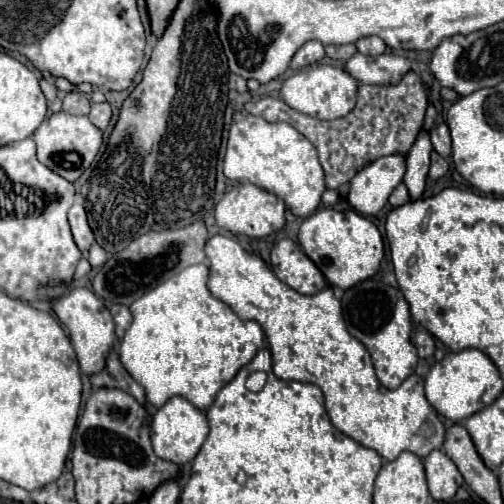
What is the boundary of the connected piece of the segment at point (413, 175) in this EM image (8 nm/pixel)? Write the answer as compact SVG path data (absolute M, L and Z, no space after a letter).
M422 128L418 132L414 146L410 148L408 162L406 162L406 176L404 176L404 184L408 186L412 200L420 198L424 192L424 184L426 184L426 176L430 168L430 152L432 152L430 134L428 130Z

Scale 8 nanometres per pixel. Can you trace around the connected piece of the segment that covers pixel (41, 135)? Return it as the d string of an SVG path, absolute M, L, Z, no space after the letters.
M56 112L48 116L38 130L34 130L34 142L36 142L36 156L38 160L60 174L62 178L74 182L82 176L82 172L90 166L94 156L98 154L98 148L102 146L102 132L88 120L88 116L72 116L66 112Z

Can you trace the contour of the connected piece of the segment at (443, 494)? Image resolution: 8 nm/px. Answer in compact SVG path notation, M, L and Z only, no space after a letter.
M432 450L424 458L424 468L426 468L428 490L432 498L450 500L462 484L462 476L456 464L442 450Z

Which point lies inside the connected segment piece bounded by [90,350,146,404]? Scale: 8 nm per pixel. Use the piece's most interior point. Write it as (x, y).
(113, 376)

